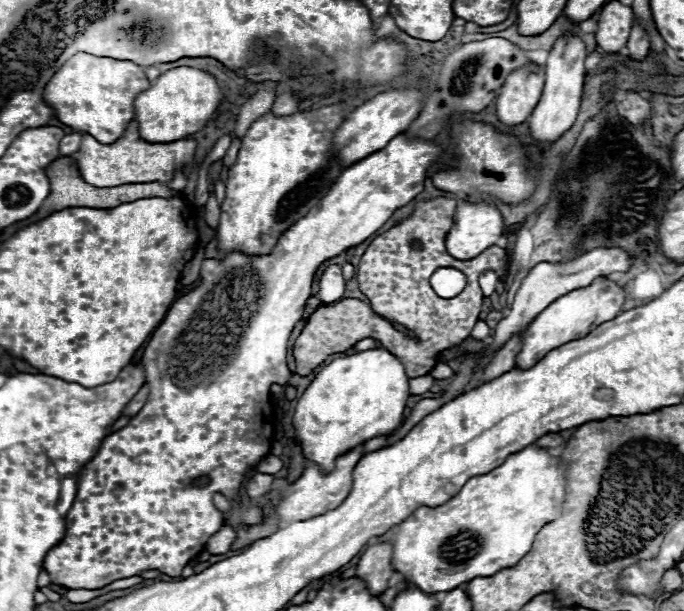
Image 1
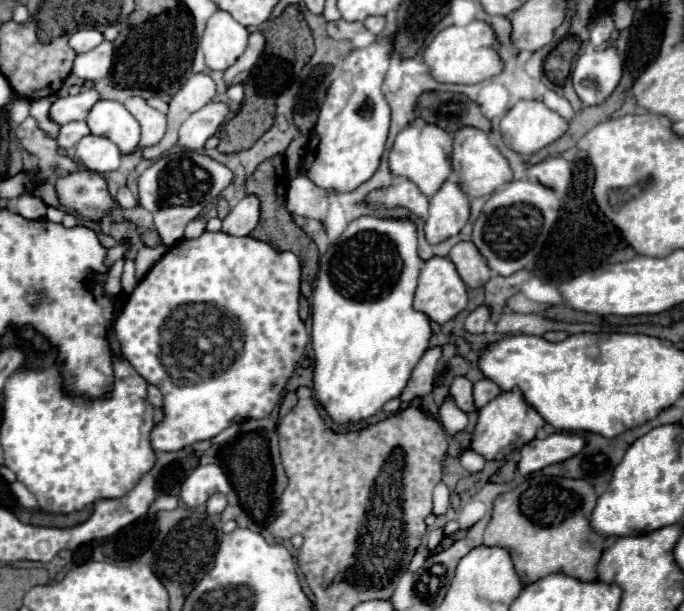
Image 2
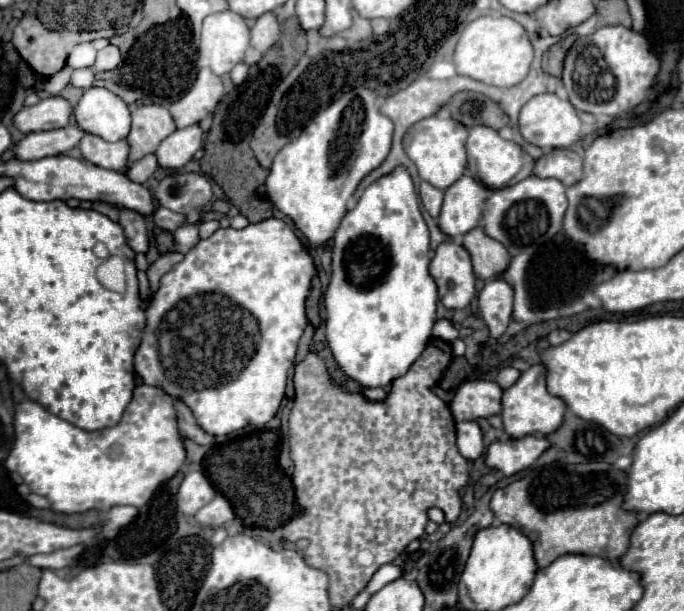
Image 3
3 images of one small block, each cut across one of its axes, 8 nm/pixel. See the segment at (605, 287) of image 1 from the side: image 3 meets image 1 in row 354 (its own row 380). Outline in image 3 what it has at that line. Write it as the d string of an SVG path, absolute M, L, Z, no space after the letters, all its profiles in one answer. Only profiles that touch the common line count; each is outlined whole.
M536 364L526 372L522 372L518 382L502 394L500 418L502 418L504 432L510 438L524 438L528 434L538 434L538 432L544 436L552 434L562 424L564 412L566 412L566 404L562 404L562 400L546 392L546 370L542 368L542 364Z

